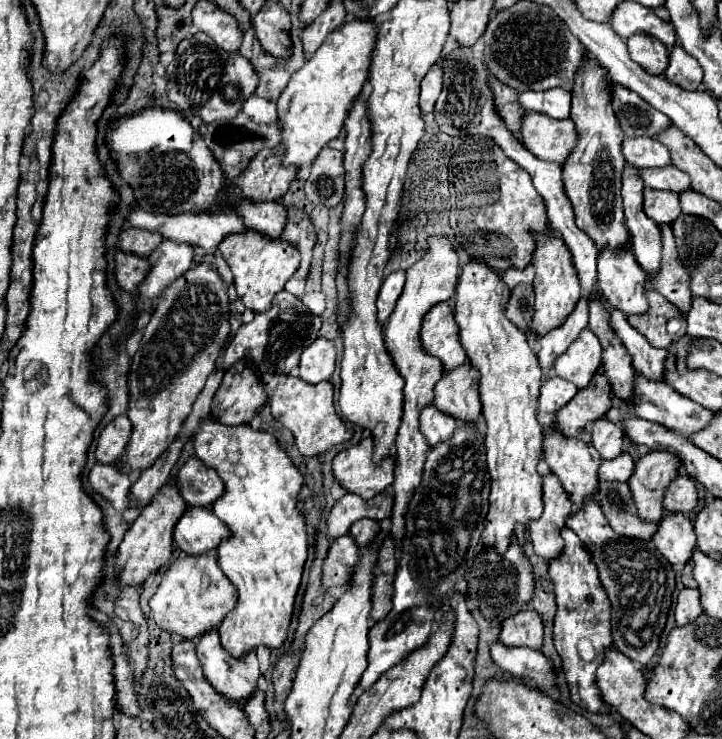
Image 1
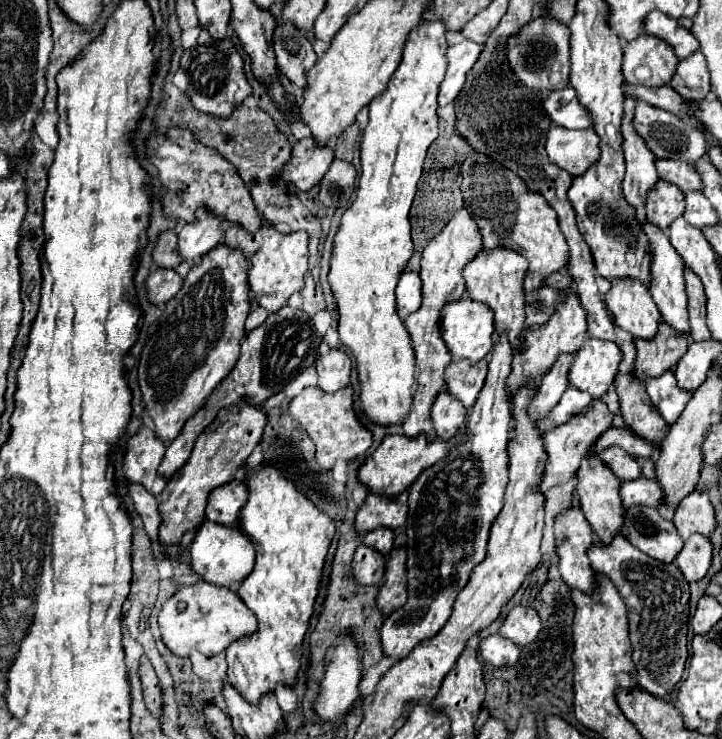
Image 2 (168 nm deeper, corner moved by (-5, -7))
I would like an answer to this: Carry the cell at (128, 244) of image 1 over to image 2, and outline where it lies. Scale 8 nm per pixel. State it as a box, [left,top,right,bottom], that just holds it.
[153,230,183,268]

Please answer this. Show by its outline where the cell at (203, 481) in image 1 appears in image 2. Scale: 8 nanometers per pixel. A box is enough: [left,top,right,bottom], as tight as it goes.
[207,472,247,526]

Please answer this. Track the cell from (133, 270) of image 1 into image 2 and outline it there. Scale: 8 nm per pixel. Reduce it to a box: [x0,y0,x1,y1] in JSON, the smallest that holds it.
[147,268,183,306]

